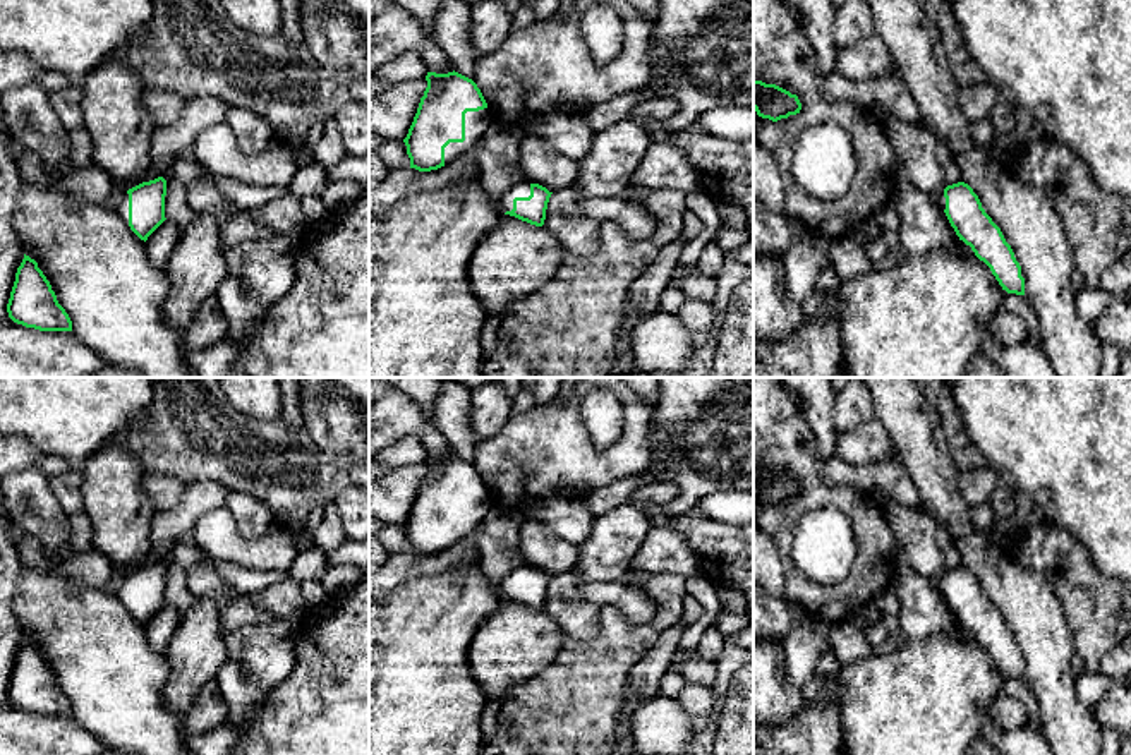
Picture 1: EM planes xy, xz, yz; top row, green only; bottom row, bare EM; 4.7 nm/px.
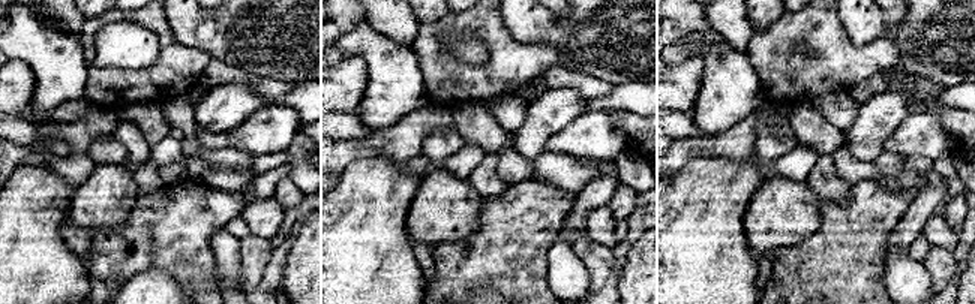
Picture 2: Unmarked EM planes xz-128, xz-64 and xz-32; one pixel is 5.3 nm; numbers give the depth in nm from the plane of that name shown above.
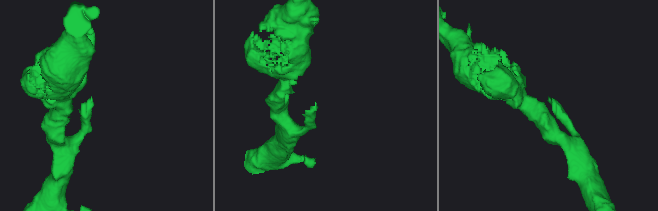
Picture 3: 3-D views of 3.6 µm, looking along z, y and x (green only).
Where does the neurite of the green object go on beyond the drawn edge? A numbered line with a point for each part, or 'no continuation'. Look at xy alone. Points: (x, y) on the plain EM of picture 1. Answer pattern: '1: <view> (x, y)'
1: xy (122, 589)

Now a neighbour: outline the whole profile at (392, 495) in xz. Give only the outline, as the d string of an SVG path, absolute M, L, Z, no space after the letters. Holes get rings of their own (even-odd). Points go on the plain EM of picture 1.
M426 462L369 479L369 518L403 525L427 472Z

